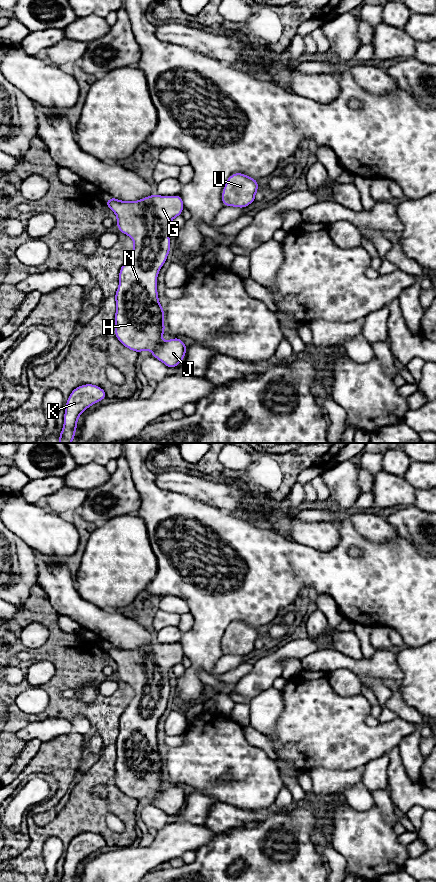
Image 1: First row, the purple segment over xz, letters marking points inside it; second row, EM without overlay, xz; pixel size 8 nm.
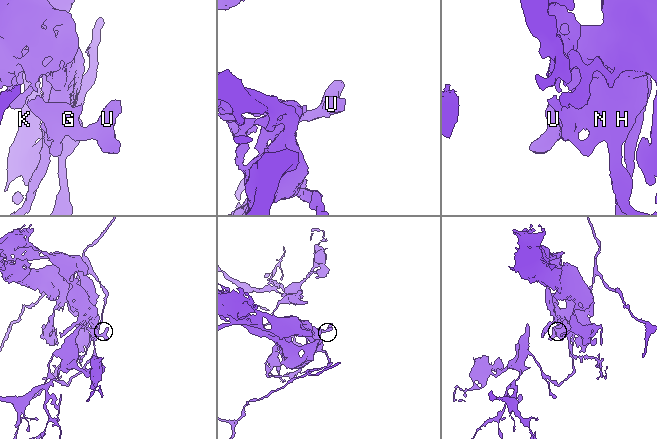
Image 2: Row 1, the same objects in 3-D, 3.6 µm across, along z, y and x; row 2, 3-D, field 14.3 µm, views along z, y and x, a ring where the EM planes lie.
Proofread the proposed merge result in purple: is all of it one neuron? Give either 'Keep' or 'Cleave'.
Keep

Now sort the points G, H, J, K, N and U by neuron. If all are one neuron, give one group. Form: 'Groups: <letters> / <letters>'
Groups: G H J K N U

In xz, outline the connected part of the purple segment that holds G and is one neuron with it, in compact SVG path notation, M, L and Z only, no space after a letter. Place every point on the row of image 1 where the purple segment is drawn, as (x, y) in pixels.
M153 194L138 201L121 201L111 197L105 203L116 214L119 231L134 241L134 248L119 271L119 286L114 296L116 338L132 351L149 350L168 368L176 367L184 359L187 346L178 337L162 341L164 308L159 304L157 276L170 252L168 225L182 214L183 200L179 195Z

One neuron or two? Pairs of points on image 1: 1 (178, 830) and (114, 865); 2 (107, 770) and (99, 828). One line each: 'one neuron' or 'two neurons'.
1: one neuron
2: one neuron

